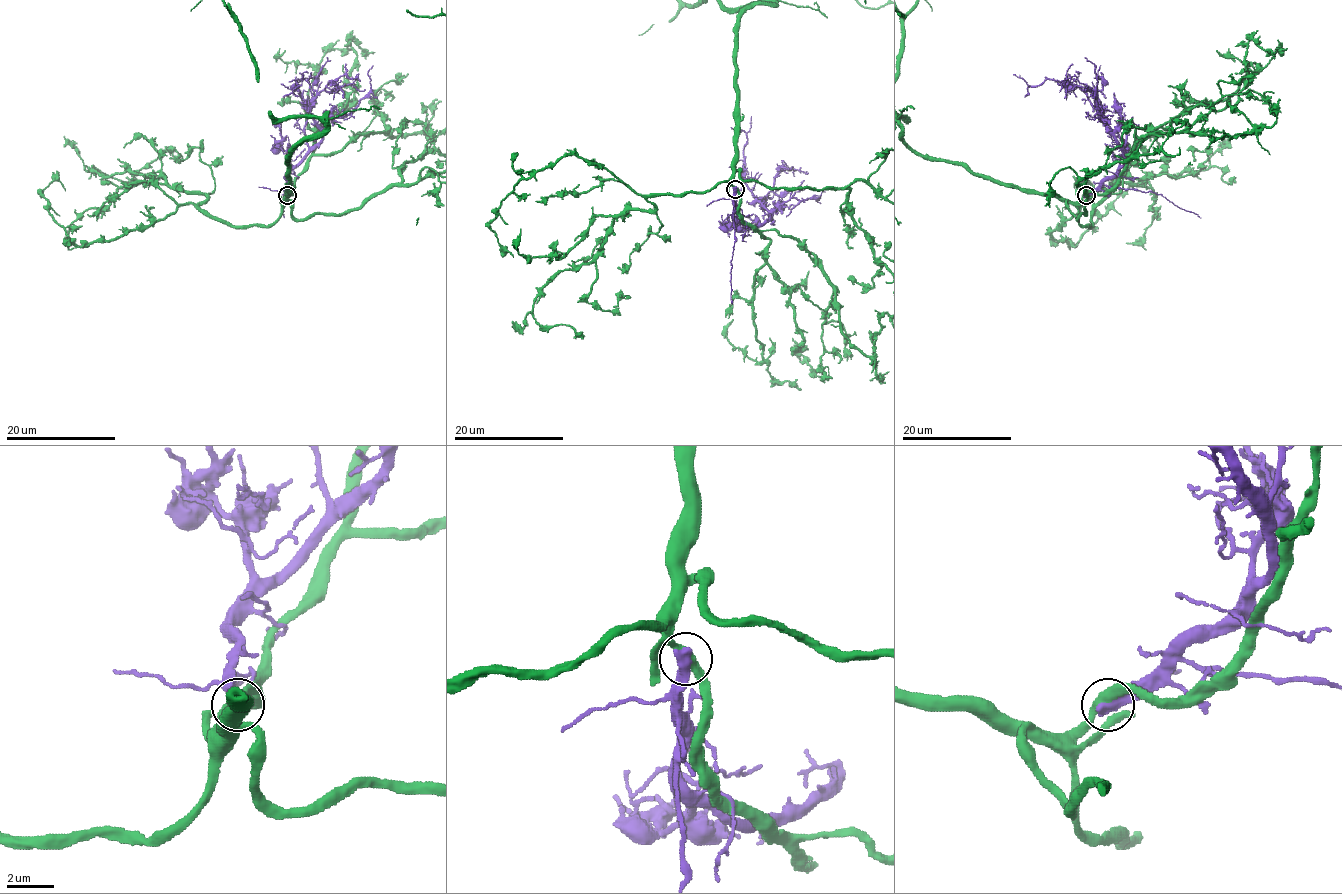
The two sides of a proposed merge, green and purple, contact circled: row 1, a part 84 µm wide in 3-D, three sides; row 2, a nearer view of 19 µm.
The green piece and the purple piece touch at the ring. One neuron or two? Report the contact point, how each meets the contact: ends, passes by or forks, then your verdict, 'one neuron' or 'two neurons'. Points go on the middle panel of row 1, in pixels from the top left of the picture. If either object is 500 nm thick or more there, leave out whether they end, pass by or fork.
(735, 189) | two neurons

